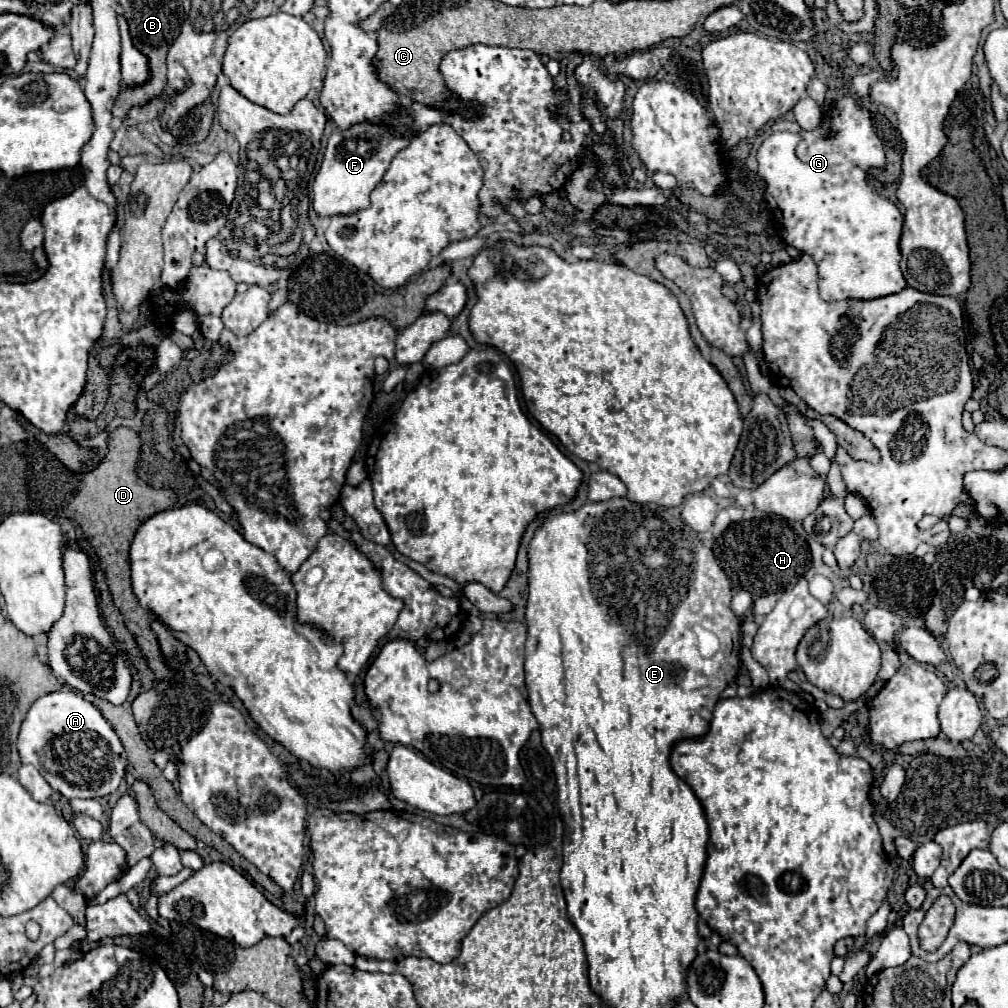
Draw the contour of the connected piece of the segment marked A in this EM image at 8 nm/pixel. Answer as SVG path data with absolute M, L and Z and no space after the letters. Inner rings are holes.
M67 688L35 700L21 724L17 750L21 762L33 764L67 800L109 796L125 778L127 756L115 730L83 694Z

